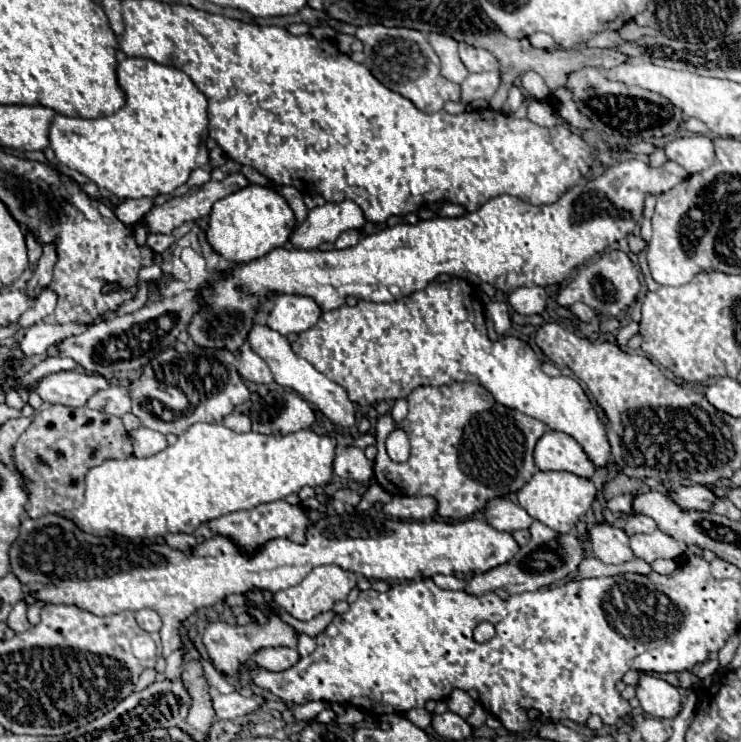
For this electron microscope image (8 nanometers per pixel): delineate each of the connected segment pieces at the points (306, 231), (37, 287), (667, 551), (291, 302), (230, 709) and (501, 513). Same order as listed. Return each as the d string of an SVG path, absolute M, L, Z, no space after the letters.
M354 201L324 203L308 211L306 221L292 233L290 243L296 249L318 249L320 243L334 243L342 231L362 229L364 223L364 213Z
M44 245L44 253L40 257L40 263L32 275L32 279L26 283L24 287L24 293L28 297L38 297L50 283L52 279L52 267L54 267L54 261L56 261L56 251L54 251L54 245Z
M656 529L650 535L632 535L630 537L630 549L636 557L652 563L654 559L676 559L682 555L684 545L670 537L668 533Z
M278 295L276 305L266 321L266 325L280 335L288 333L302 333L316 325L320 319L322 309L312 297L306 295Z
M214 693L214 711L216 719L238 719L248 713L256 713L266 705L266 699L262 695L252 695L252 697L242 697L240 693L230 693L230 695L220 695Z
M496 497L490 499L484 507L486 521L498 529L498 531L516 531L516 529L528 529L532 525L532 517L522 509L520 505L512 503L508 497Z

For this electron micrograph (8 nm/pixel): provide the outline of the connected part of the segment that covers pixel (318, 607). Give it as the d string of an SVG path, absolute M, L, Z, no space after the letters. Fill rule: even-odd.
M322 565L322 567L316 567L308 577L304 577L298 585L290 587L290 589L284 589L284 591L278 591L274 597L276 597L276 603L288 611L290 615L294 615L296 619L302 619L302 621L310 621L312 617L316 617L318 613L324 613L324 611L330 611L332 605L336 601L344 601L348 597L348 593L356 587L356 573L350 573L346 569L340 569L338 565Z

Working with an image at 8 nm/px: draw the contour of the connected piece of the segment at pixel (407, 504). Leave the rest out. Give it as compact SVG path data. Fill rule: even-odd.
M396 495L390 503L384 505L382 511L396 519L410 519L410 521L424 521L436 515L438 503L434 497L406 497Z

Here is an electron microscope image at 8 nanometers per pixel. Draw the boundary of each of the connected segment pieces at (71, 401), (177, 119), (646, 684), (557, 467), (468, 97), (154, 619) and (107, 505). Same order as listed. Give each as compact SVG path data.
M58 371L40 379L34 391L42 397L42 401L48 401L48 403L82 407L88 401L88 397L92 397L96 391L106 389L114 383L122 385L124 381L94 377L94 375L86 375L78 371Z
M126 57L118 63L116 77L118 85L126 95L124 107L112 115L98 119L56 115L50 123L50 149L62 165L86 175L100 189L108 189L118 199L138 199L174 193L176 187L188 181L194 169L208 165L208 101L184 71L154 63L152 59Z
M640 673L638 685L636 685L636 697L640 701L640 707L652 717L672 719L682 709L678 689L646 673Z
M546 431L534 449L534 465L540 471L570 471L580 477L592 477L596 467L582 447L566 433Z
M498 71L472 73L460 85L460 101L462 103L470 103L476 99L488 101L494 95L494 91L498 89L498 85L500 85L500 73Z
M152 609L136 611L136 621L144 631L160 631L160 627L162 627L160 615L156 611L152 611Z
M194 423L178 437L174 445L164 451L138 459L130 455L122 461L104 461L86 475L86 501L74 511L74 523L92 535L116 533L124 537L162 537L164 533L192 533L198 525L220 515L252 509L260 503L284 499L298 493L302 487L320 487L332 481L336 439L318 435L310 429L288 435L262 435L262 433L236 433L218 423Z

